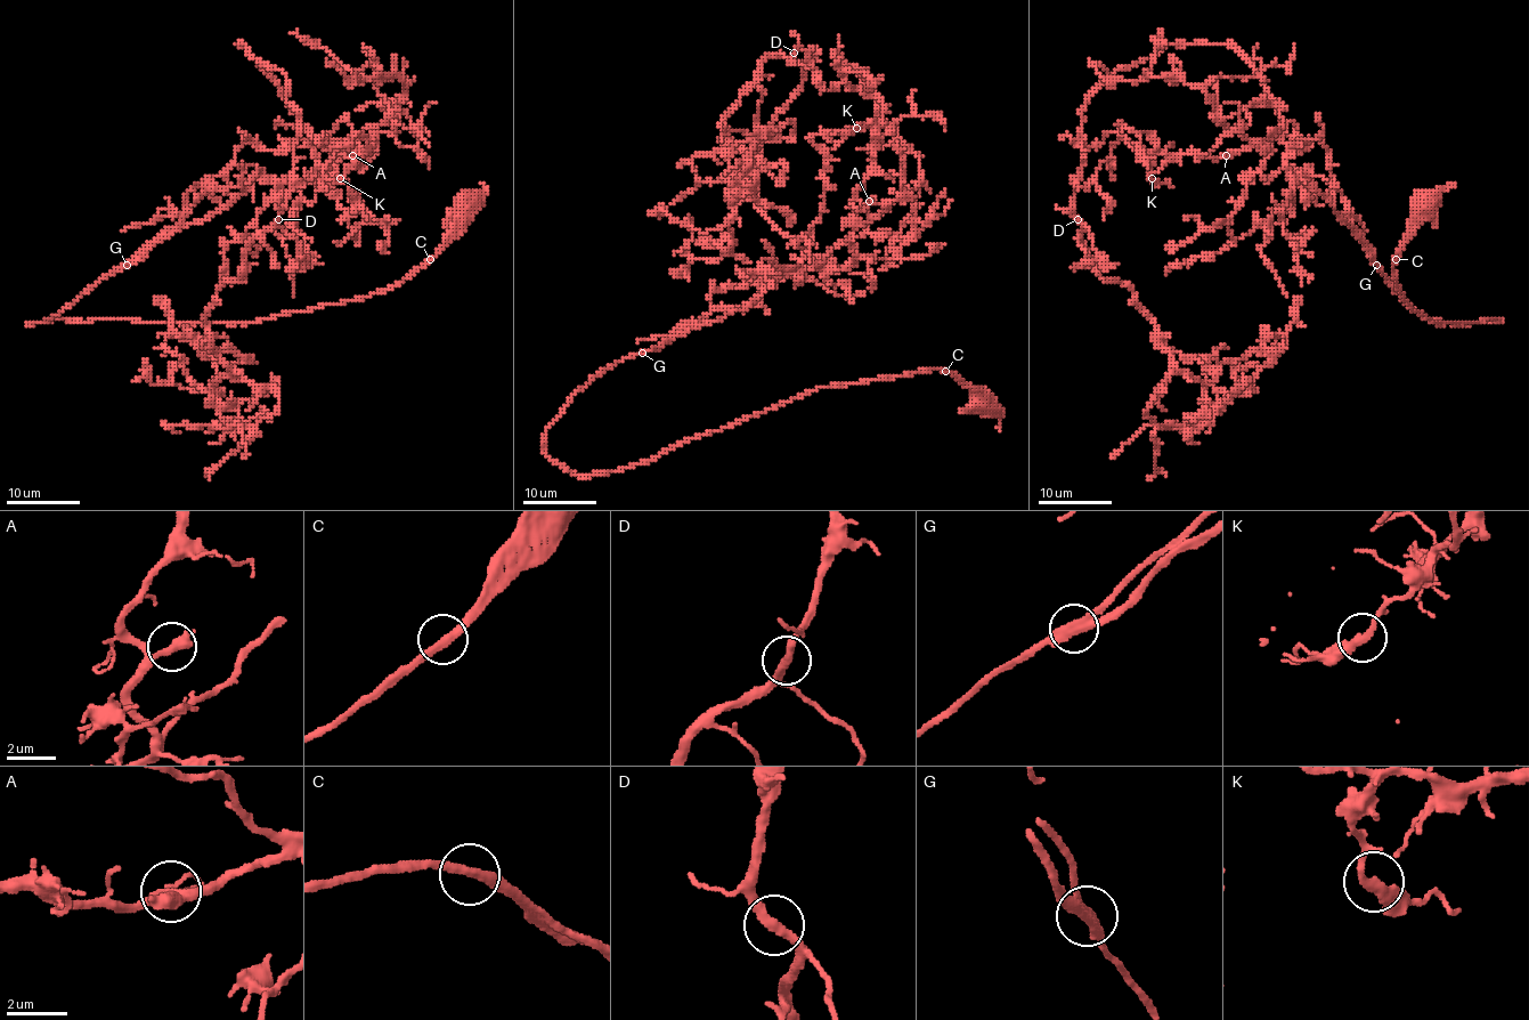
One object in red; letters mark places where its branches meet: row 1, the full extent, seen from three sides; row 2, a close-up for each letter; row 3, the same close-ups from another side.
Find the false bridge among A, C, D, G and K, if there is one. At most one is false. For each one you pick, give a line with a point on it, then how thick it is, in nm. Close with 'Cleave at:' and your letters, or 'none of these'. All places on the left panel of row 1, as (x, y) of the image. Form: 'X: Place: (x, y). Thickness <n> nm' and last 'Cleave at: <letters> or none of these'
G: Place: (127, 265). Thickness 360 nm
Cleave at: G

